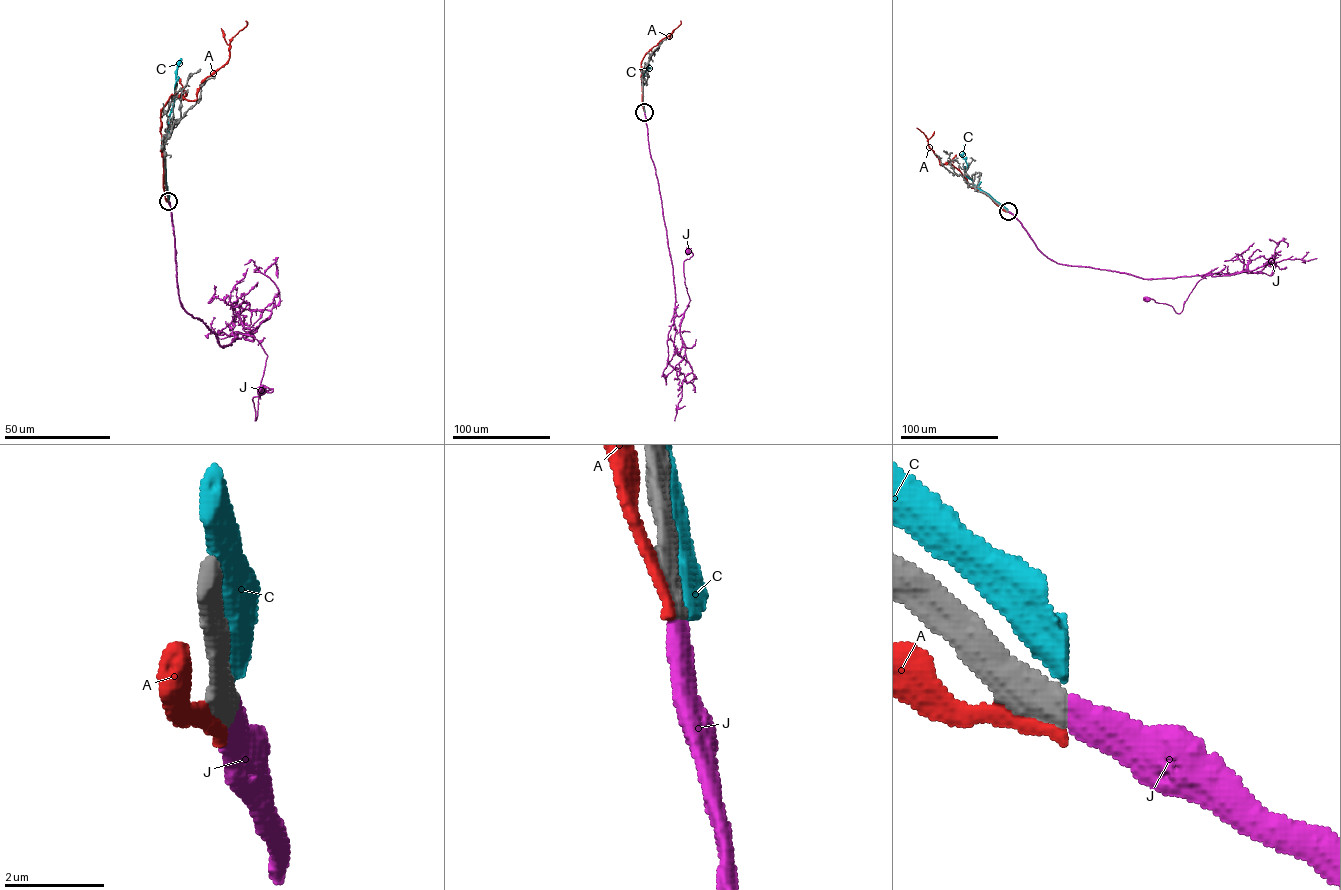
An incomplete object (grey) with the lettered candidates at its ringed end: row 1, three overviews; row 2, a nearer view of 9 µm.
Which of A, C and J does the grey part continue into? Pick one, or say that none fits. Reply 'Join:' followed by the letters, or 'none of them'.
Join: J

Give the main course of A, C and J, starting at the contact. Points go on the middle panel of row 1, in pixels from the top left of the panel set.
A: (644, 111), (641, 61), (673, 32), (680, 21)
C: (644, 111), (642, 77), (645, 70), (650, 68)
J: (644, 112), (678, 316), (684, 313), (690, 300), (683, 262), (693, 253), (687, 251)

